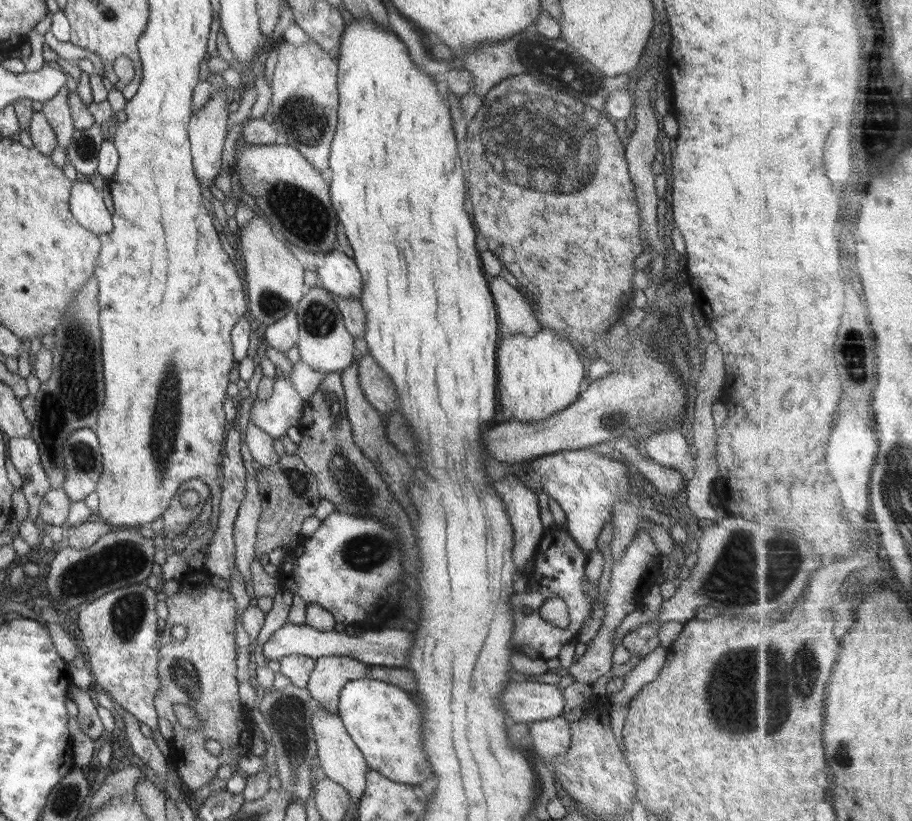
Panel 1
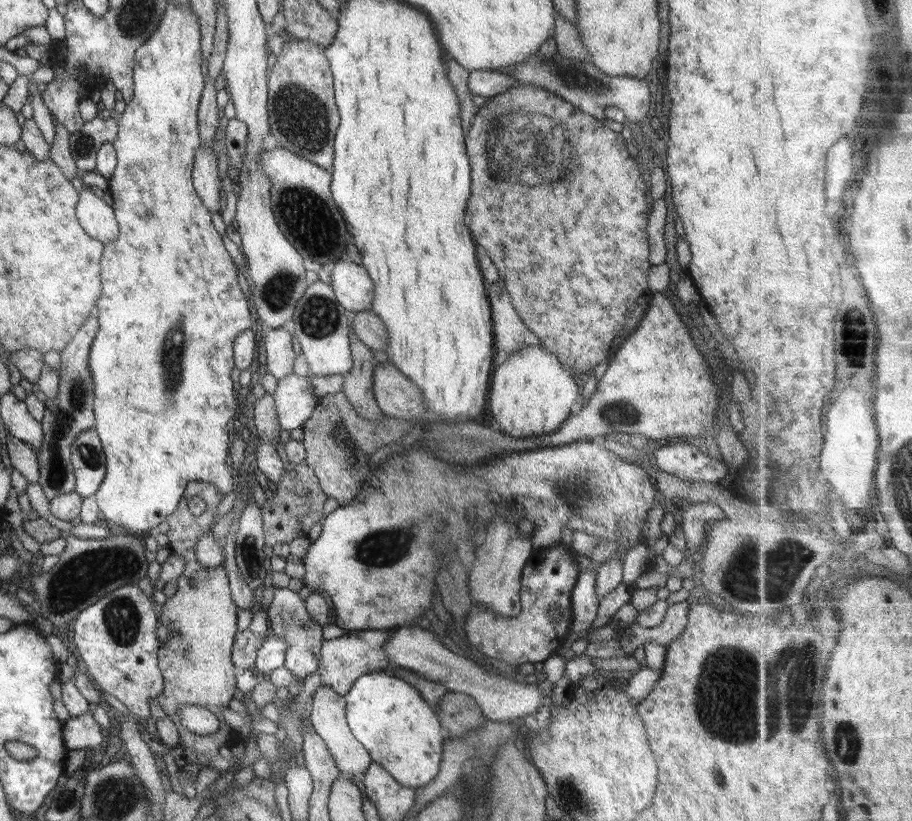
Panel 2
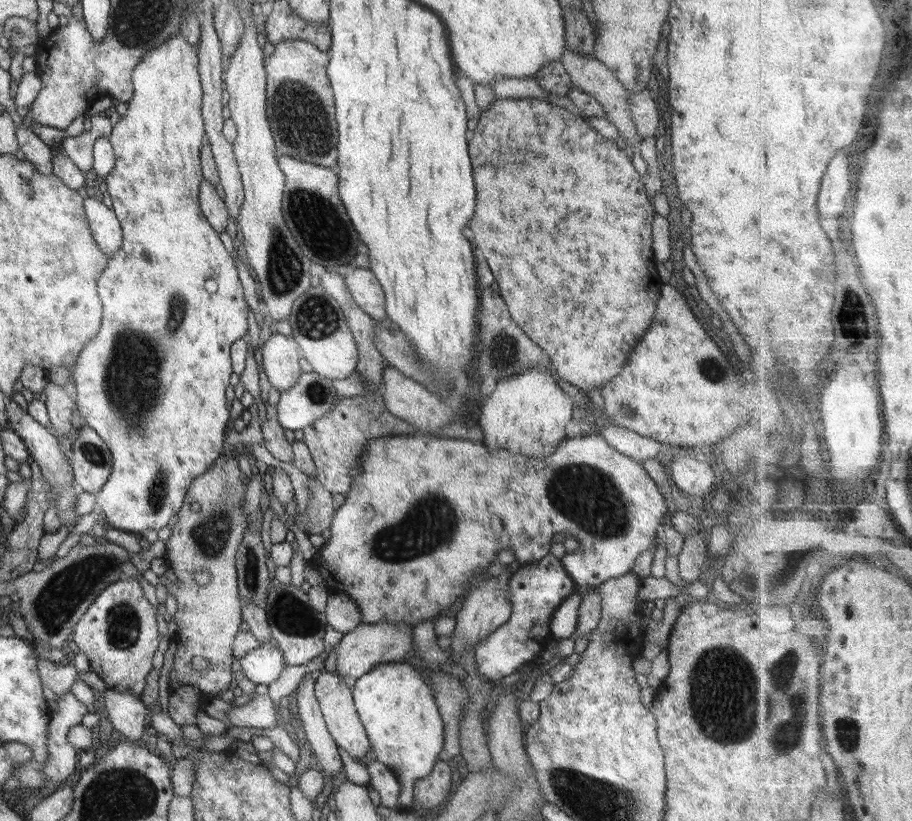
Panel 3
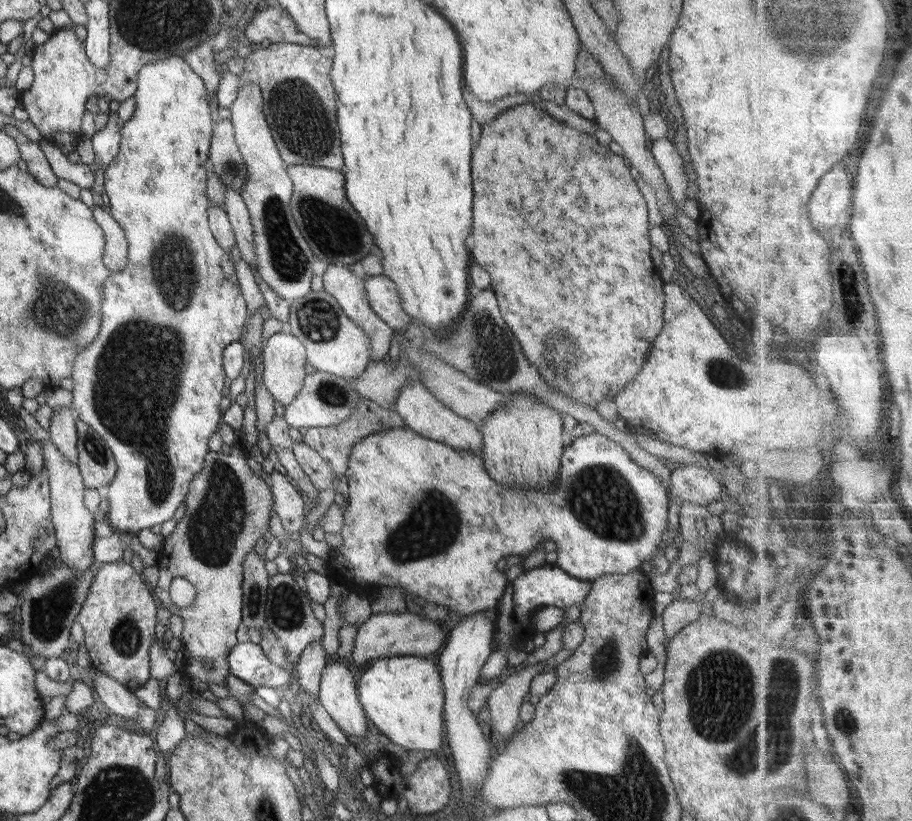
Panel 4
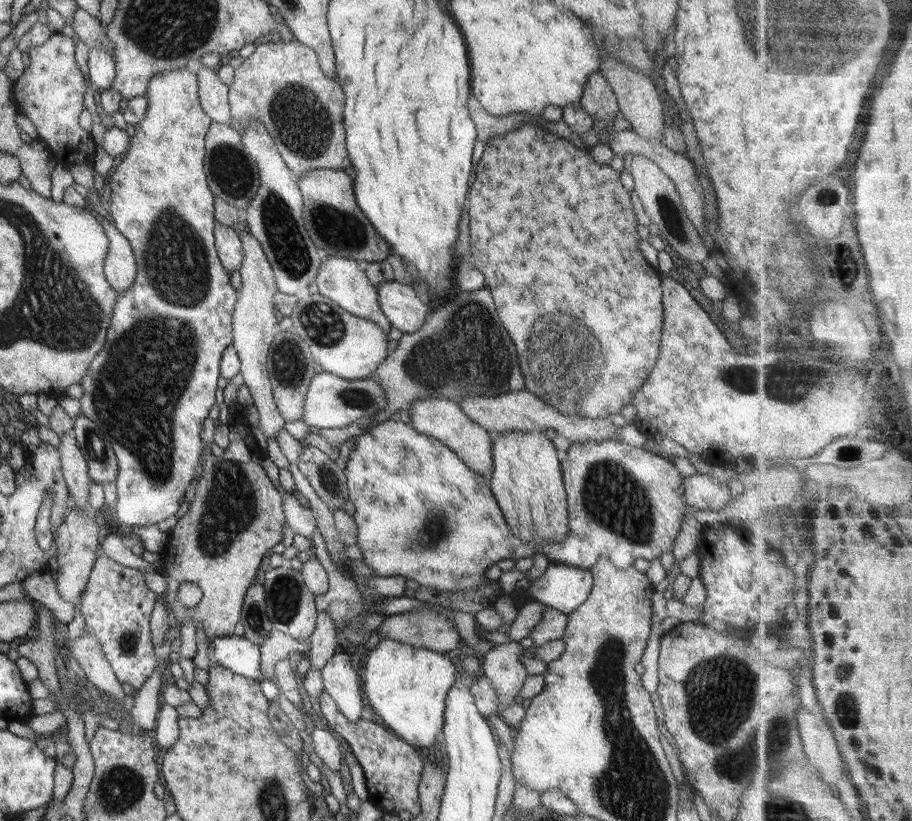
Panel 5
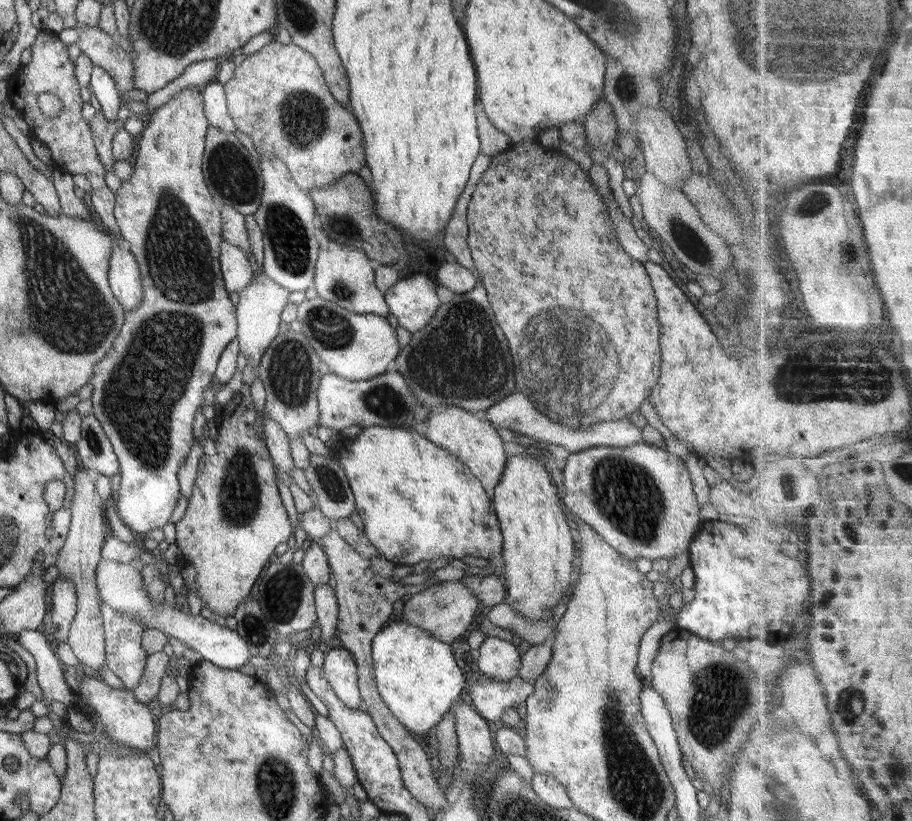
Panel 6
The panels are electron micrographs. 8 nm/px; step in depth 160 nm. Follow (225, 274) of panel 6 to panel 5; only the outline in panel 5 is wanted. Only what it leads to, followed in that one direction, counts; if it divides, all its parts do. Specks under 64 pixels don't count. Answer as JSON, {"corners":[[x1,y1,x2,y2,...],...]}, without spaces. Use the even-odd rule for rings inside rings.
{"corners":[[215,222,213,235,216,255,222,264,223,270,230,275,233,270,238,270,244,257,239,234,235,228,229,229,229,227]]}

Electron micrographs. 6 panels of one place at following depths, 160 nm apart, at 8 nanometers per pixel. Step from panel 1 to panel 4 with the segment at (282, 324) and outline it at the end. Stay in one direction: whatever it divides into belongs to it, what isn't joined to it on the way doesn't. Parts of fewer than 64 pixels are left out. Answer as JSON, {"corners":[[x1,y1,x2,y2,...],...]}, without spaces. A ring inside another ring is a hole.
{"corners":[[289,332,269,335,262,348,262,383,271,396,287,406,301,390,305,378,305,347]]}

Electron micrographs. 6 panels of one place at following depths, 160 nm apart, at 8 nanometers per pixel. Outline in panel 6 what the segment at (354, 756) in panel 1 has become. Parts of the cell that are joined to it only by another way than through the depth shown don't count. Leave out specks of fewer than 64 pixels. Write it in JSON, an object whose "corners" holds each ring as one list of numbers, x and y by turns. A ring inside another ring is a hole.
{"corners":[[341,648,325,649,322,669,337,698,346,708,355,710,361,702,357,688,357,673,354,658,348,650]]}

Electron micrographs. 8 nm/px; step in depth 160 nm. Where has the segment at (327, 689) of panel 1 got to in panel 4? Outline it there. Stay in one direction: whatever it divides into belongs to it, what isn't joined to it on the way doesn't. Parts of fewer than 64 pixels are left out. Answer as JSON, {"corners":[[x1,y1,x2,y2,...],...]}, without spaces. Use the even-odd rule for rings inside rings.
{"corners":[[401,612,369,615,368,619,359,625,351,654,345,658,344,662,354,671,361,664,373,659,407,655,424,657,443,647,447,636,443,633,441,626,431,620,431,617,417,616,410,620,401,620,401,618]]}

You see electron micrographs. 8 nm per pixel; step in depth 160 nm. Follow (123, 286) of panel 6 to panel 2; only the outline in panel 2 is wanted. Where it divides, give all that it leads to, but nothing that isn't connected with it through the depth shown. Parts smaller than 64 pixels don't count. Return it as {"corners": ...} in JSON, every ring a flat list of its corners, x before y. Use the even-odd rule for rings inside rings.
{"corners":[[94,189,78,192,75,207,80,228,102,245,109,244,118,236,118,226,112,207,108,206]]}

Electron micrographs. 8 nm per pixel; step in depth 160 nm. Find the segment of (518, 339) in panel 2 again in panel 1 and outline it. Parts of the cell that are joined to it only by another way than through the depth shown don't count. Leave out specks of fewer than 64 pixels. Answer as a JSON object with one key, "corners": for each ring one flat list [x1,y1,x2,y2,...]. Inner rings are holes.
{"corners":[[485,274,484,277,495,305,500,336,505,334,535,336,541,328,529,306,523,302,521,294,505,282,505,276]]}

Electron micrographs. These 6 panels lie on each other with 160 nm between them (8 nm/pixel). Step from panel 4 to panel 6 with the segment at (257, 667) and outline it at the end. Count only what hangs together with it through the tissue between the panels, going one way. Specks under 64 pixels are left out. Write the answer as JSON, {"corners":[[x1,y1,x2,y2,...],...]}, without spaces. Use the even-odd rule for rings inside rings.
{"corners":[[100,560,95,570,95,586,100,602,121,614,130,614,138,618,145,629,154,628,162,632,166,638,177,638,185,647,191,648,202,656,203,661,210,662,219,668,235,670,245,664,250,656,249,649,239,635,213,618,203,618,200,615,191,616,179,608,169,609,165,600,154,607,137,568,131,564,119,564,113,560]]}

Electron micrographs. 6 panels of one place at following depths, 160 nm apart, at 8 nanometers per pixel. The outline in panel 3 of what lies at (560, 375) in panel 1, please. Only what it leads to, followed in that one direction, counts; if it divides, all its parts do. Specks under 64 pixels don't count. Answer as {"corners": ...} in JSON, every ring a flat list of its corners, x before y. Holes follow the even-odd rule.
{"corners":[[536,366,496,382,490,396,482,398,479,403,478,422,483,433,483,446,490,451,503,450,513,452,515,455,527,456,527,459,543,459,555,452,557,445,566,439,565,424,569,422,575,408,548,372,549,369]]}

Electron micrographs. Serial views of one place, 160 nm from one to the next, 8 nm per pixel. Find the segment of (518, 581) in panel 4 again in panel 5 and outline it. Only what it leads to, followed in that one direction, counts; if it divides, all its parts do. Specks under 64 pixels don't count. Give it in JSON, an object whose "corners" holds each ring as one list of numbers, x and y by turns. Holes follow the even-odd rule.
{"corners":[[554,562,534,583,524,582,518,589,525,600,537,601,568,615,587,598,591,585,588,569]]}

